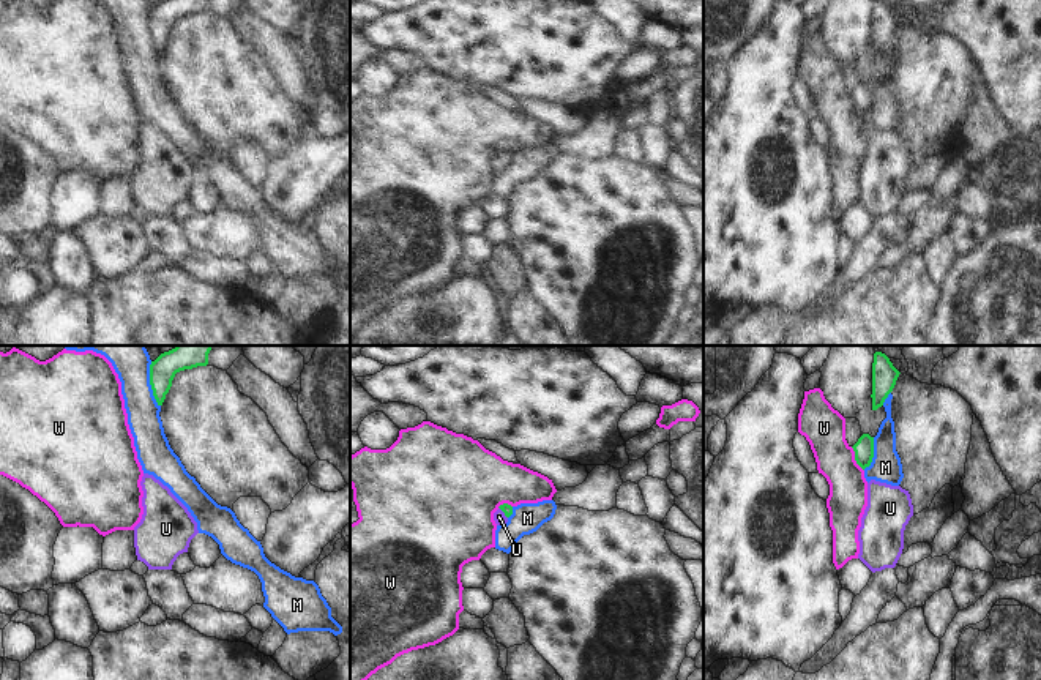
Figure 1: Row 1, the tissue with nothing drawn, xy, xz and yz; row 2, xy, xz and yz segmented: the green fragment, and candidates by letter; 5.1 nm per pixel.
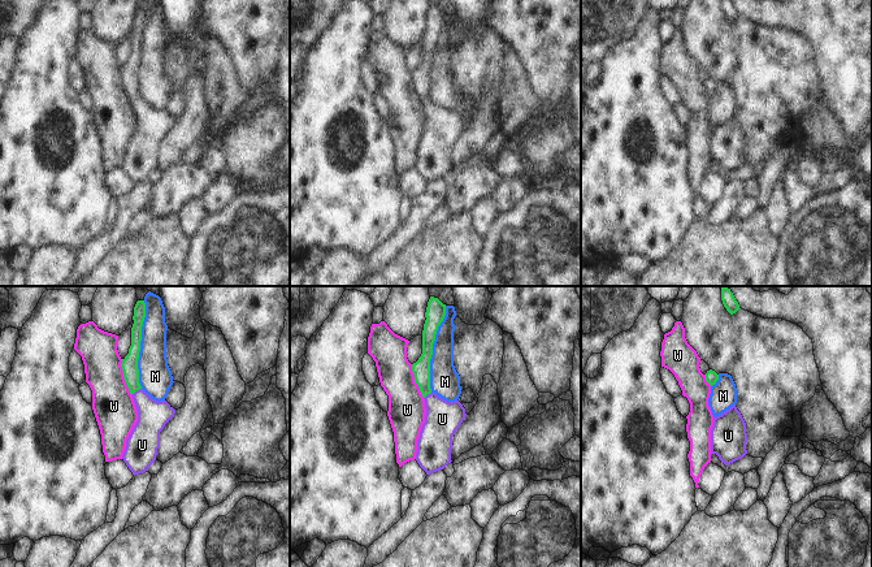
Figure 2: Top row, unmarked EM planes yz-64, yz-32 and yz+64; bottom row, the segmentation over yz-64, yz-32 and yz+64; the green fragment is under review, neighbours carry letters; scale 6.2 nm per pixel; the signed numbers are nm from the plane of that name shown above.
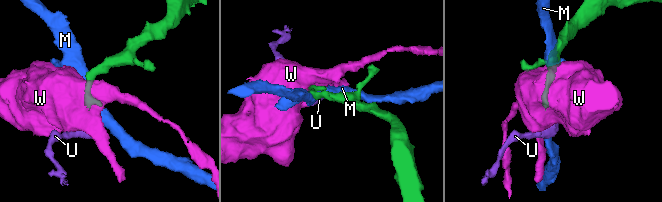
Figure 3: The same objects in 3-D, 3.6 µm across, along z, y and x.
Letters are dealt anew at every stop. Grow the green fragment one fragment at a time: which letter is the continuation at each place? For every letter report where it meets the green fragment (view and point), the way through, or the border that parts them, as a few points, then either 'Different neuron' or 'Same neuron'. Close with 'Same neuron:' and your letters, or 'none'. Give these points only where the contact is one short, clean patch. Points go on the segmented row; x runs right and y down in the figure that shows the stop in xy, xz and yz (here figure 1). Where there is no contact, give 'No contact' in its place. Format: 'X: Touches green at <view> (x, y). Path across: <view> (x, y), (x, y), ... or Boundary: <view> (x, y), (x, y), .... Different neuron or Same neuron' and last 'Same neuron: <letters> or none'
M: Touches green at xy (150, 384). Different neuron
U: Touches green at xz (503, 511). Path across: xz (507, 508), (503, 511), (499, 516). Same neuron
W: Touches green at yz (855, 459). Boundary: yz (850, 447), (855, 463), (863, 470). Different neuron
Same neuron: U

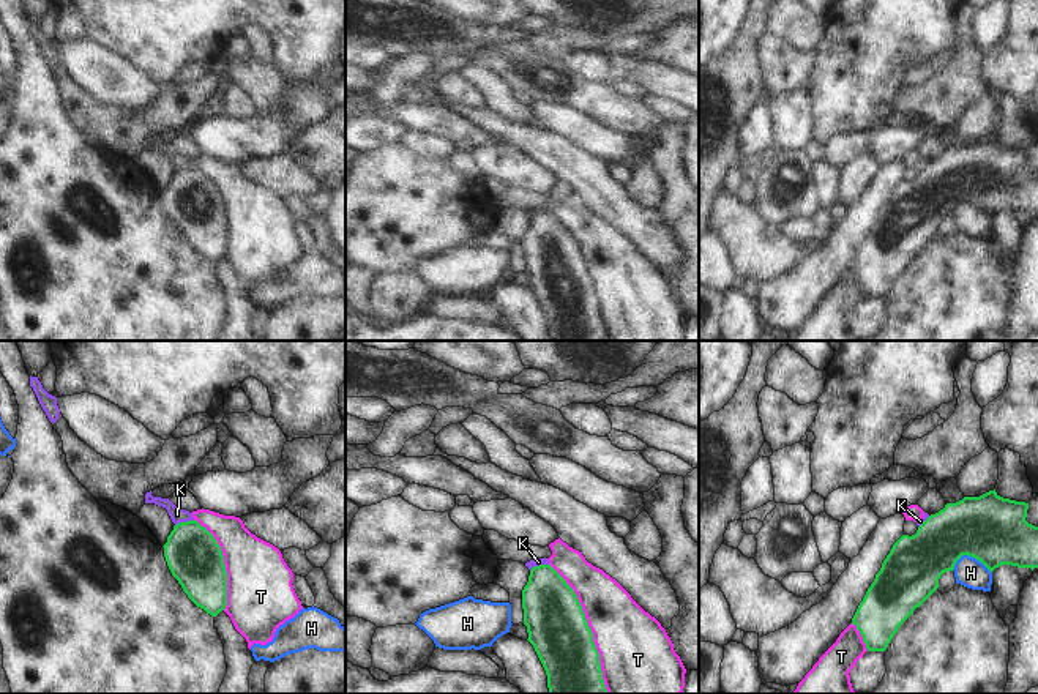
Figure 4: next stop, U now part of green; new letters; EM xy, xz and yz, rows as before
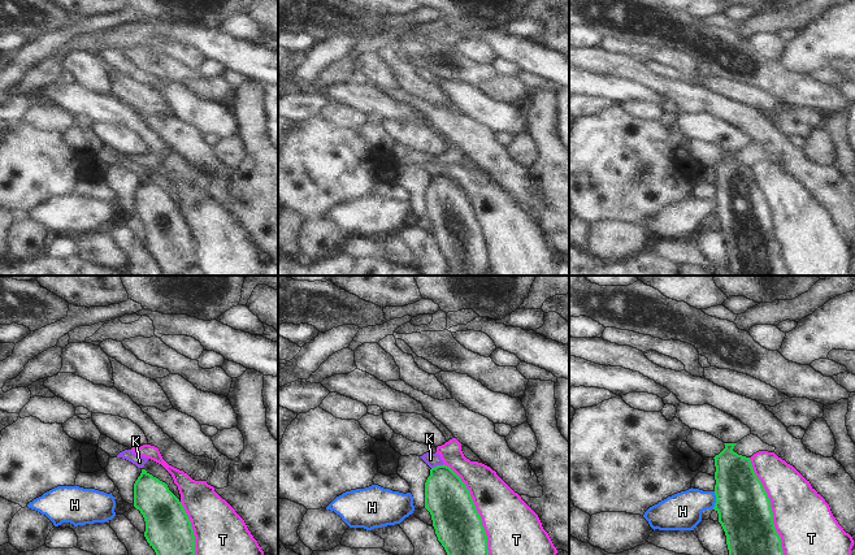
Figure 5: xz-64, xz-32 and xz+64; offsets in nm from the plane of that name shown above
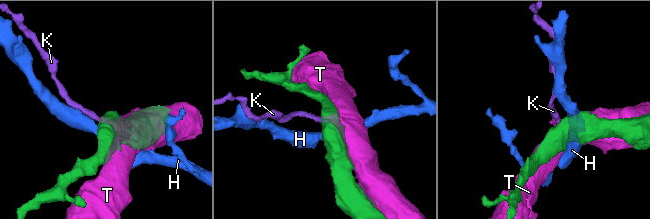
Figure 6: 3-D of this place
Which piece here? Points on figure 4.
H: Touches green at yz (970, 555). Different neuron
K: Touches green at xy (183, 522). Boundary: xy (193, 519), (175, 526). Different neuron
T: Touches green at xz (589, 628). Different neuron
Same neuron: none

